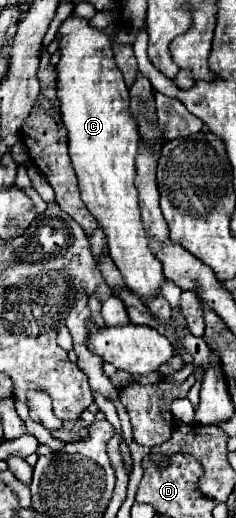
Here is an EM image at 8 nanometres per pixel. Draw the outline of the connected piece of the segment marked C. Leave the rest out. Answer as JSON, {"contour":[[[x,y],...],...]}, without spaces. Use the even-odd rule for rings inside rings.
{"contour":[[[69,16],[59,26],[59,62],[57,62],[57,96],[61,102],[61,116],[63,124],[69,132],[69,156],[75,168],[75,174],[79,178],[79,190],[81,200],[87,204],[89,212],[97,218],[99,226],[103,228],[107,236],[109,256],[113,258],[115,266],[125,278],[125,284],[129,290],[141,298],[151,298],[153,294],[159,294],[159,284],[165,280],[161,262],[157,260],[155,252],[151,250],[149,234],[145,232],[145,226],[141,224],[141,212],[139,212],[139,192],[135,188],[135,158],[137,158],[137,146],[139,146],[139,130],[137,122],[129,112],[129,88],[123,82],[123,74],[115,66],[113,50],[111,50],[111,38],[105,34],[105,30],[97,30],[89,26],[87,18]]]}

